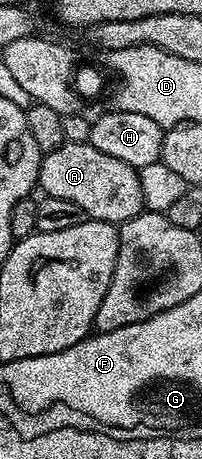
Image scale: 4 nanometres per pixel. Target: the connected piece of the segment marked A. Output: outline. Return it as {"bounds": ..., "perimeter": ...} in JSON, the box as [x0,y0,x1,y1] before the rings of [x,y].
{"bounds":[38,142,145,224],"perimeter":[[[65,142],[54,152],[43,155],[38,186],[49,198],[78,204],[85,216],[98,222],[119,224],[138,216],[145,209],[136,167],[122,164],[122,160],[114,160],[114,156],[106,156],[106,152],[98,152],[98,148],[89,146],[87,142]]]}

